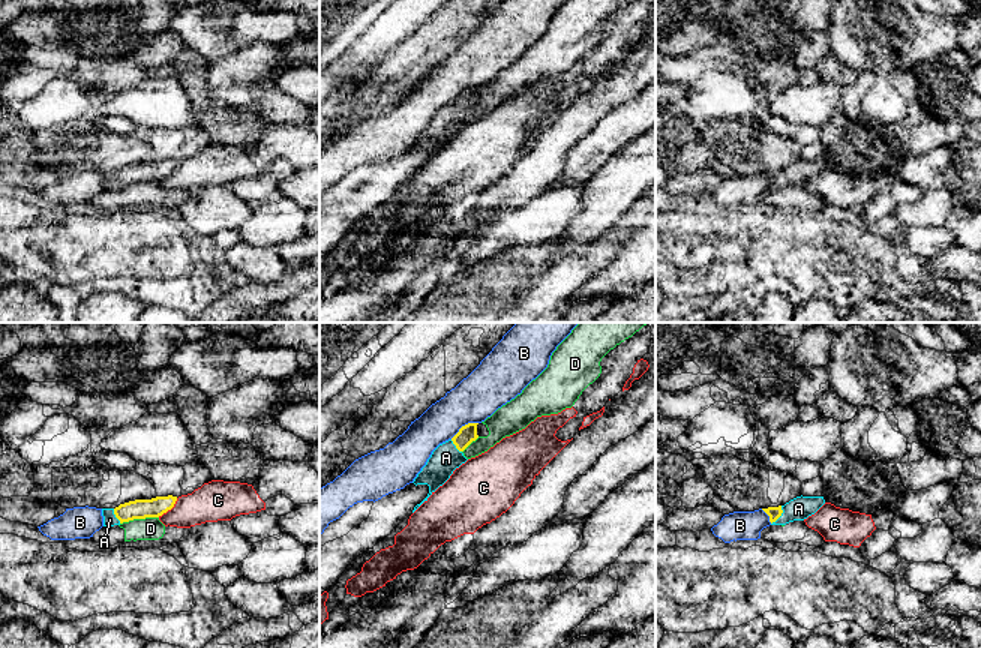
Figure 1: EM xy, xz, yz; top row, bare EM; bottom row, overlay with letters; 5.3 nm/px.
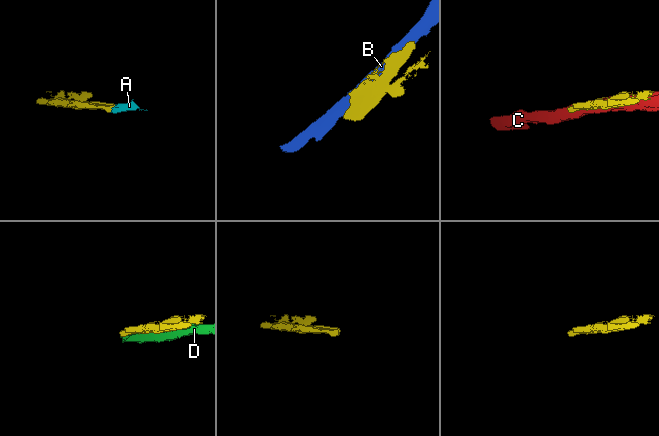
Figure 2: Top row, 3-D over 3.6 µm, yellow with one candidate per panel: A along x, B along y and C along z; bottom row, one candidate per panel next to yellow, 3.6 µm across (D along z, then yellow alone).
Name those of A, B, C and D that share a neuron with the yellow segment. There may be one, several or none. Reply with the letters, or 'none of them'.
A

